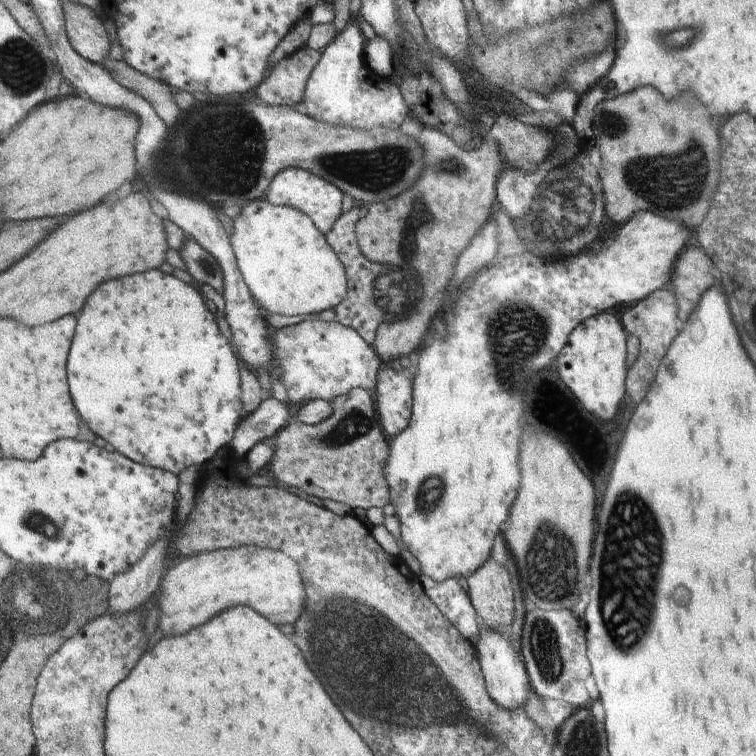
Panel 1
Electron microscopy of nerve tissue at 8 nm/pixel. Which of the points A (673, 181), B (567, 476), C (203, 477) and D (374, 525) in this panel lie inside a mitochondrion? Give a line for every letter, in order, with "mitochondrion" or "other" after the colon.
A: mitochondrion
B: other
C: other
D: other

